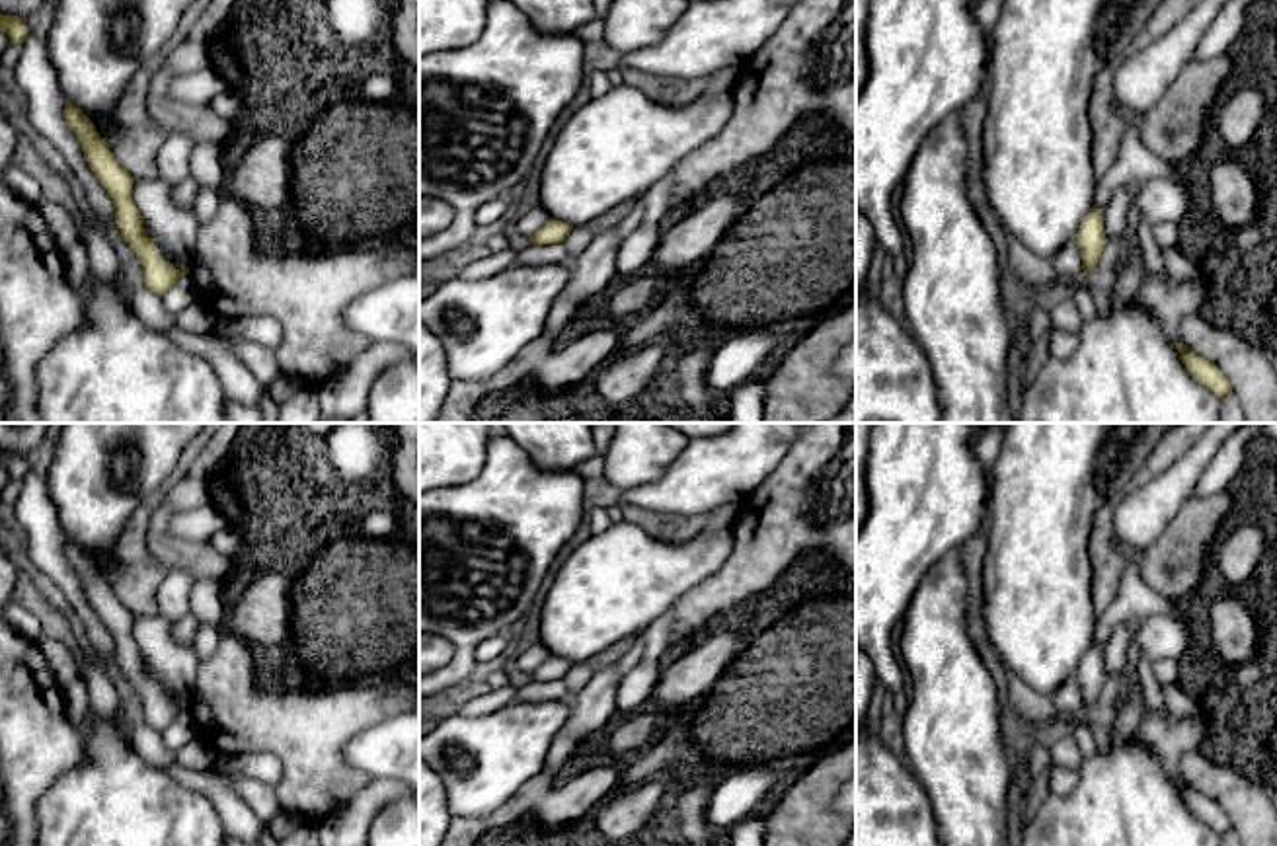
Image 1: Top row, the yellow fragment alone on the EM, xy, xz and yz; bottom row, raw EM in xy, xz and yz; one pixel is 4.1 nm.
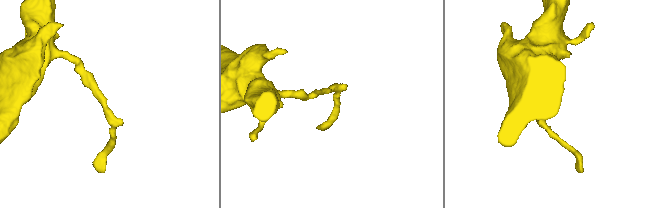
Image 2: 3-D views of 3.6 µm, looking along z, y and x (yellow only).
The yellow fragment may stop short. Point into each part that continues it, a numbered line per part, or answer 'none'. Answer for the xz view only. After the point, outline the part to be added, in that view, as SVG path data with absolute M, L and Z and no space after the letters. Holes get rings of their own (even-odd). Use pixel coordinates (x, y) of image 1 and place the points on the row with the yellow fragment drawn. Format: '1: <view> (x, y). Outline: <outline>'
none

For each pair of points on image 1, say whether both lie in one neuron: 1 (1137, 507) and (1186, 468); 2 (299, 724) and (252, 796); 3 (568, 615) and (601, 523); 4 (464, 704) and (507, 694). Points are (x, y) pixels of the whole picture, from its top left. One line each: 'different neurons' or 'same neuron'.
1: same neuron
2: different neurons
3: different neurons
4: same neuron

